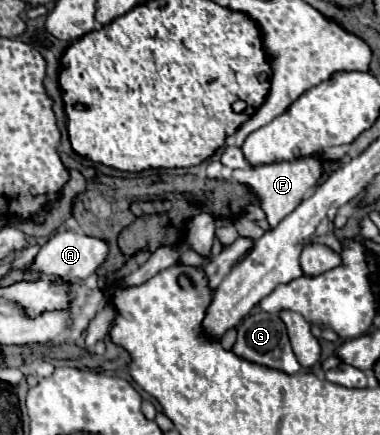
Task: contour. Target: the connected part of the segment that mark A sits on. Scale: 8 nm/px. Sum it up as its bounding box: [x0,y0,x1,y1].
[33,230,109,280]

